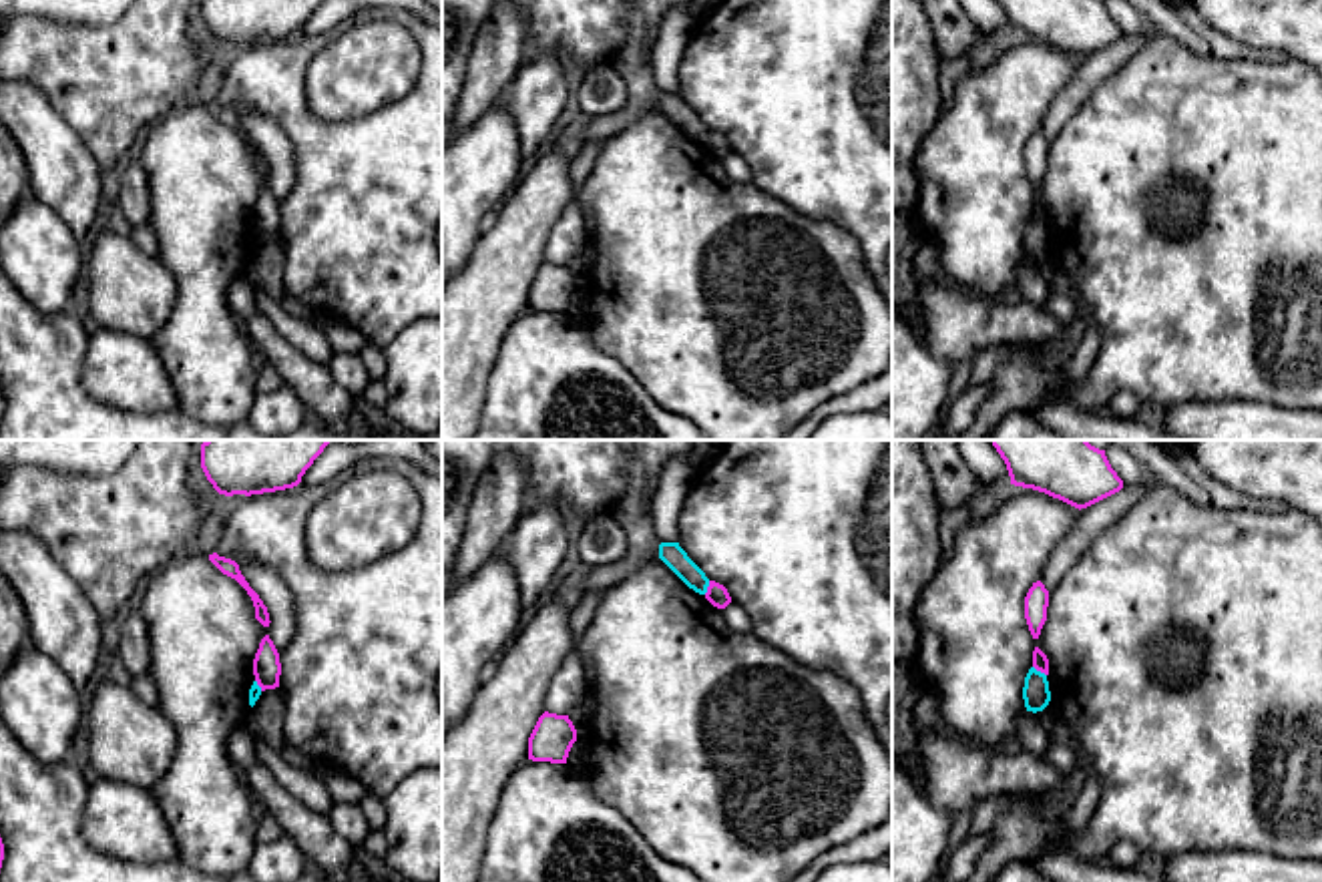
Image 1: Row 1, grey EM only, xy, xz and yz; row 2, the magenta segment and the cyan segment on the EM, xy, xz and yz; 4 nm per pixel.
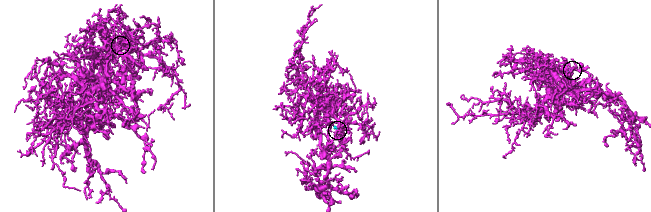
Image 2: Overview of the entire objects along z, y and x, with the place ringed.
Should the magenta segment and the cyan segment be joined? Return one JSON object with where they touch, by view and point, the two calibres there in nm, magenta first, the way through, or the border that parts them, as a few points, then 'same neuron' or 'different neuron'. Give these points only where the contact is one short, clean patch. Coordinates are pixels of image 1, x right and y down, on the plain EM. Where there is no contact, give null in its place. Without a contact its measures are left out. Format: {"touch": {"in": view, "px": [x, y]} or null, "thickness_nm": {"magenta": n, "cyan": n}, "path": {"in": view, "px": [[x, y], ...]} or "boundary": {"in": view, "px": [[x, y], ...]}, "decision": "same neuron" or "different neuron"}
{"touch": {"in": "xz", "px": [708, 137]}, "thickness_nm": {"magenta": 90, "cyan": 90}, "boundary": {"in": "xz", "px": [[710, 131], [704, 143]]}, "decision": "different neuron"}

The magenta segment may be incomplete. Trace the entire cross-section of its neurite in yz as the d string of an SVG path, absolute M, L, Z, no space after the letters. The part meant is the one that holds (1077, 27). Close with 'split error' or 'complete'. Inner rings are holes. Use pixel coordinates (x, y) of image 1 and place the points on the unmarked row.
M997 0L1011 34L1087 58L1123 38L1105 0Z; complete

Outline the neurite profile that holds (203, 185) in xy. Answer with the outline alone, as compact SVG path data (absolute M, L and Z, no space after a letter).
M205 104L181 106L157 121L145 145L135 153L149 177L151 227L159 241L159 261L175 277L179 295L169 319L147 340L161 358L175 394L177 408L207 424L233 424L247 420L257 398L259 358L243 323L227 301L229 285L247 273L251 255L249 239L255 231L253 209L259 193L269 185L255 169L247 141L223 125Z

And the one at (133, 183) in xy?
M135 155L121 169L117 205L133 227L151 223L149 177Z

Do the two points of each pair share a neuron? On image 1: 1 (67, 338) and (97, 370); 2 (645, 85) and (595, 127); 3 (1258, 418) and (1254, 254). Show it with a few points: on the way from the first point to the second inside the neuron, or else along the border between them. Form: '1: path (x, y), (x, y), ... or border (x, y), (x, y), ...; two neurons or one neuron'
1: border (89, 330), (83, 386), (103, 402); two neurons
2: path (639, 99), (617, 121), (609, 123); one neuron
3: border (1210, 402), (1260, 400), (1300, 410); two neurons

